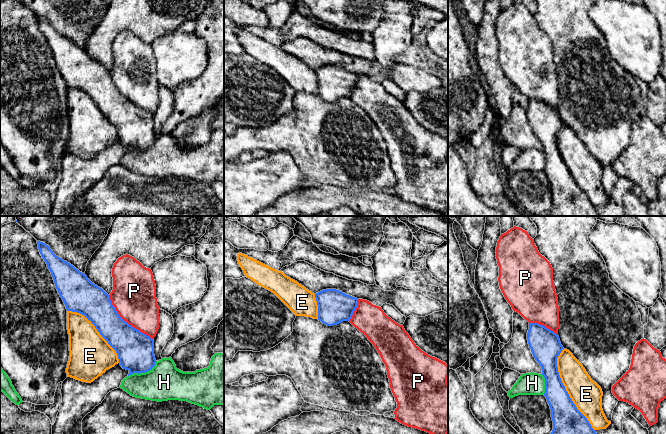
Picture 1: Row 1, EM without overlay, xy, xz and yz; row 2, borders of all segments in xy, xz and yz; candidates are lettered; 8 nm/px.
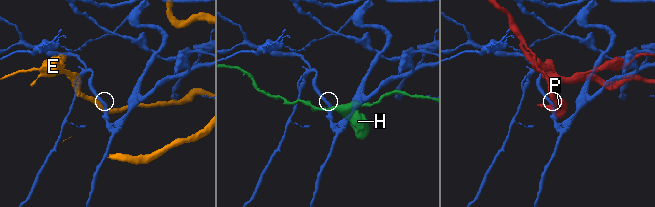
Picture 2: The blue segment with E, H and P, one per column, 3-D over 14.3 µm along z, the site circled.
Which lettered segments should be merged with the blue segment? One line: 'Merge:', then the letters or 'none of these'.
Merge: H

